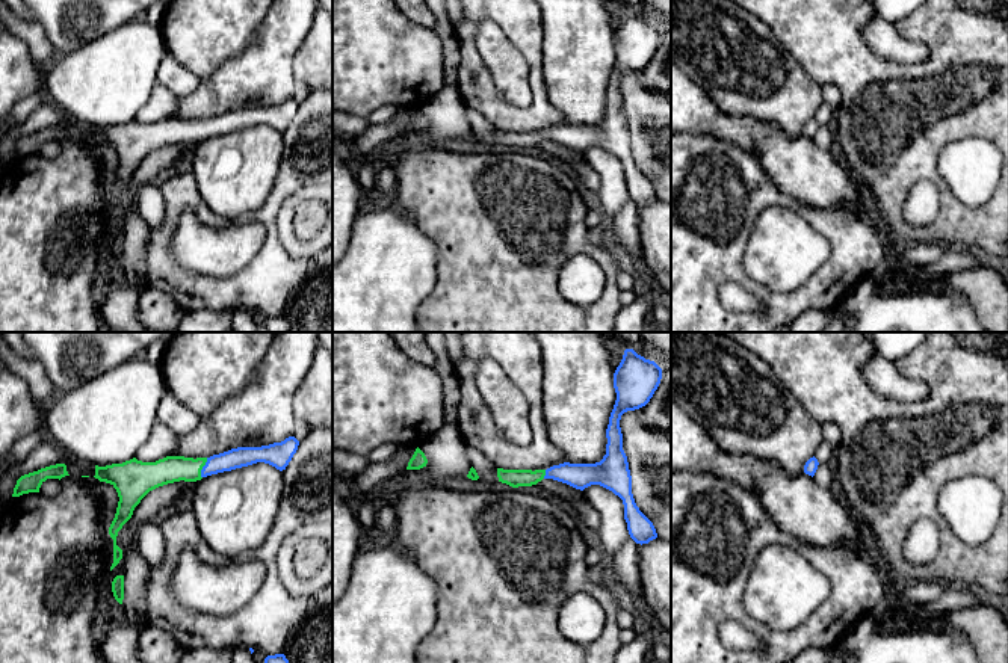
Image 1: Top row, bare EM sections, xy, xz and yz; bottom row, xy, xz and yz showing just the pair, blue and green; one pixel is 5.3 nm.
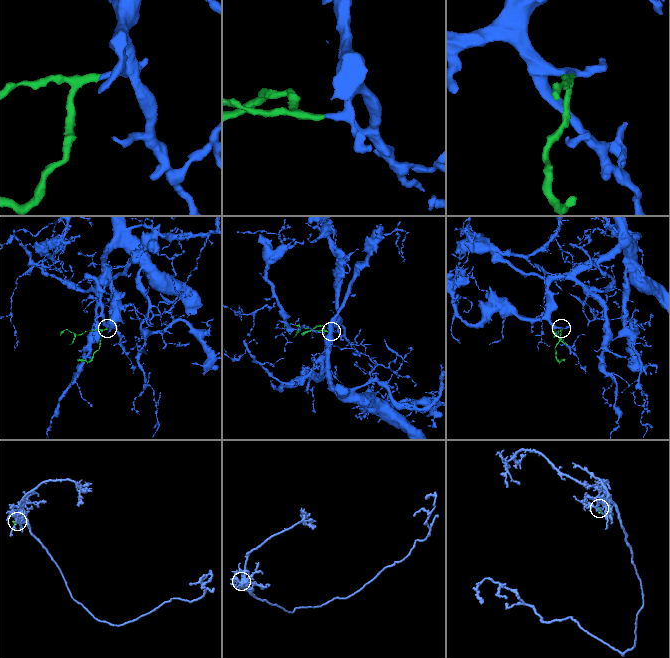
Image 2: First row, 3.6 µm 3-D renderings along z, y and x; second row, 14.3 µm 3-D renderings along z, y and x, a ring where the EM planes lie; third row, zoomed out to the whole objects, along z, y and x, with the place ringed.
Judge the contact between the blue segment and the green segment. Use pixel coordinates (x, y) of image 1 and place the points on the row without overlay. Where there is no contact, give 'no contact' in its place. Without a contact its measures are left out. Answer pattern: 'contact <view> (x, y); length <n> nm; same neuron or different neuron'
contact xy (203, 130); length 120 nm; same neuron

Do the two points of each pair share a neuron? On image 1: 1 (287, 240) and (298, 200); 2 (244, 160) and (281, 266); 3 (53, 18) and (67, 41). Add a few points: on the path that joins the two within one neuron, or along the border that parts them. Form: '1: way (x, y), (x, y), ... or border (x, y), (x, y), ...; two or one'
1: way (287, 230), (289, 210); one
2: border (277, 172), (275, 183), (268, 197), (245, 216); two
3: way (59, 24), (67, 35); one

